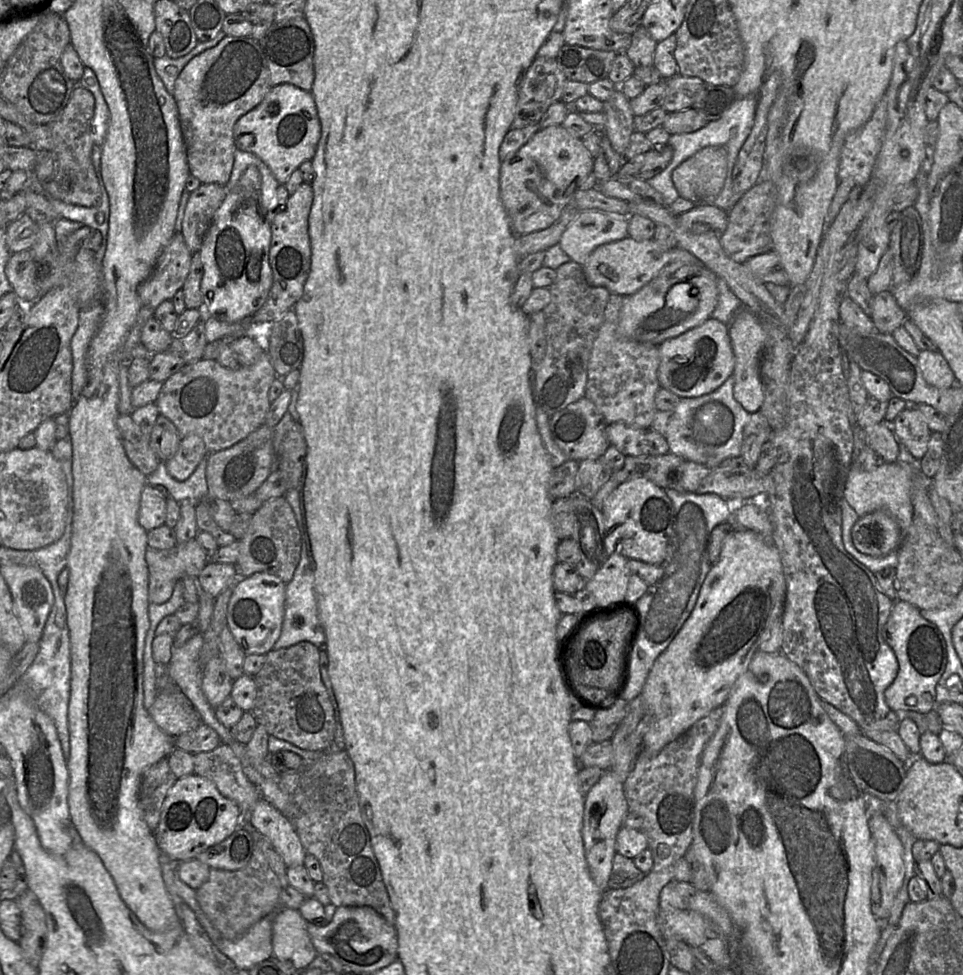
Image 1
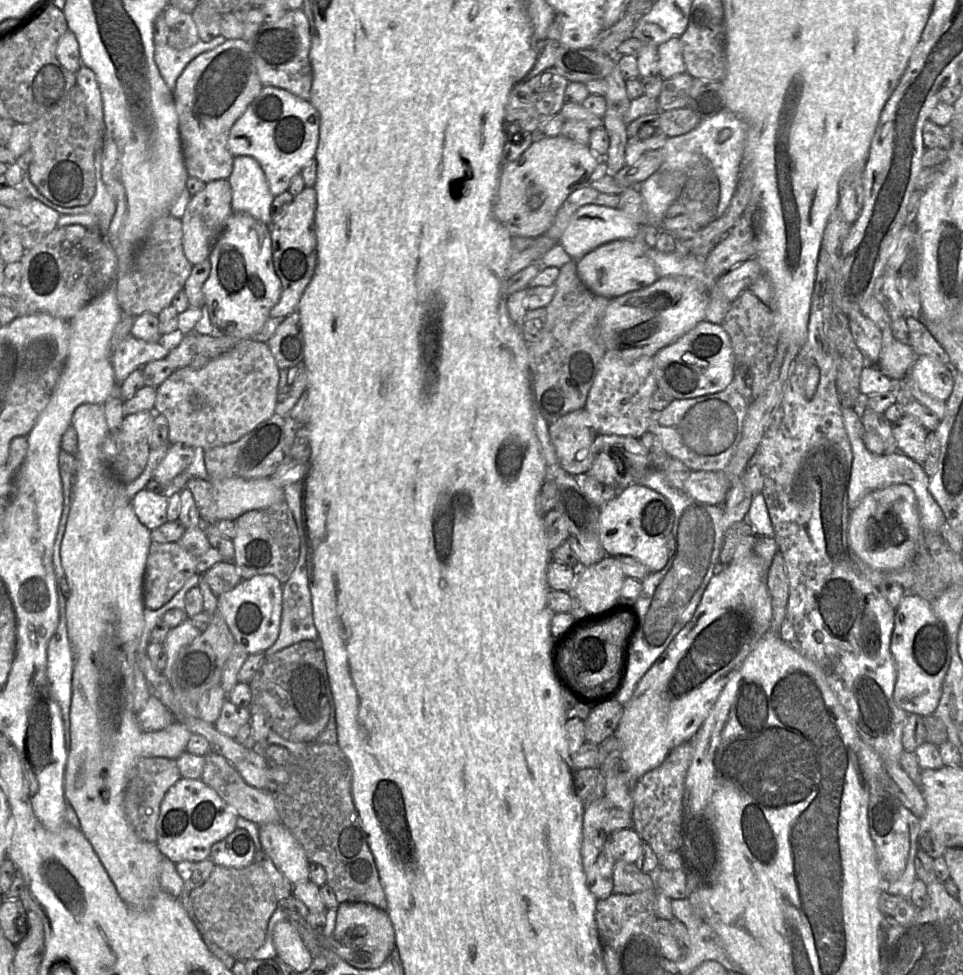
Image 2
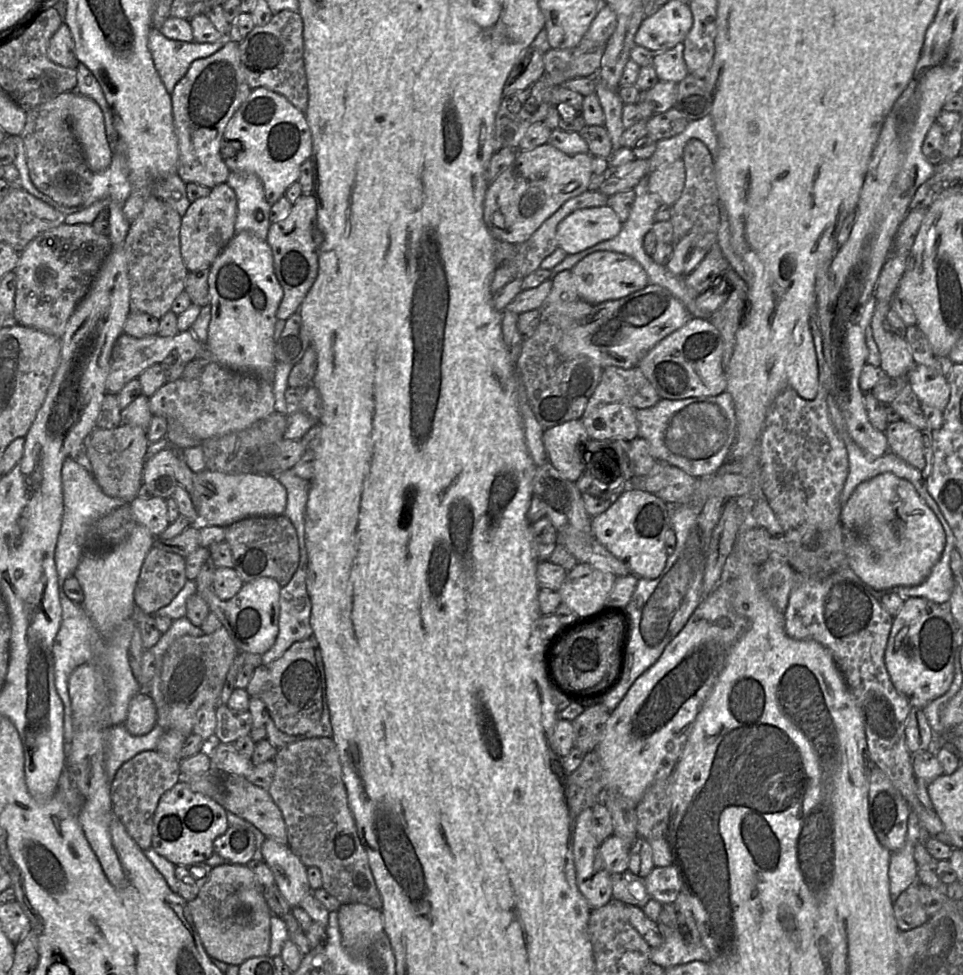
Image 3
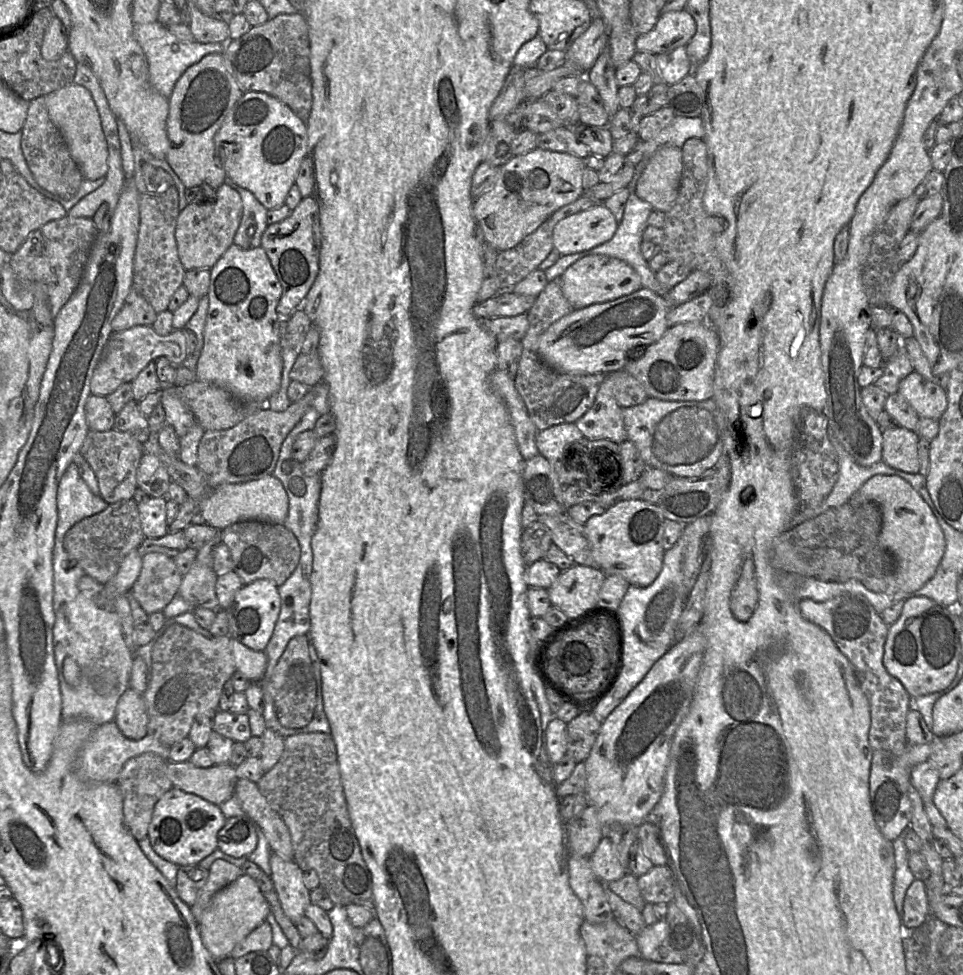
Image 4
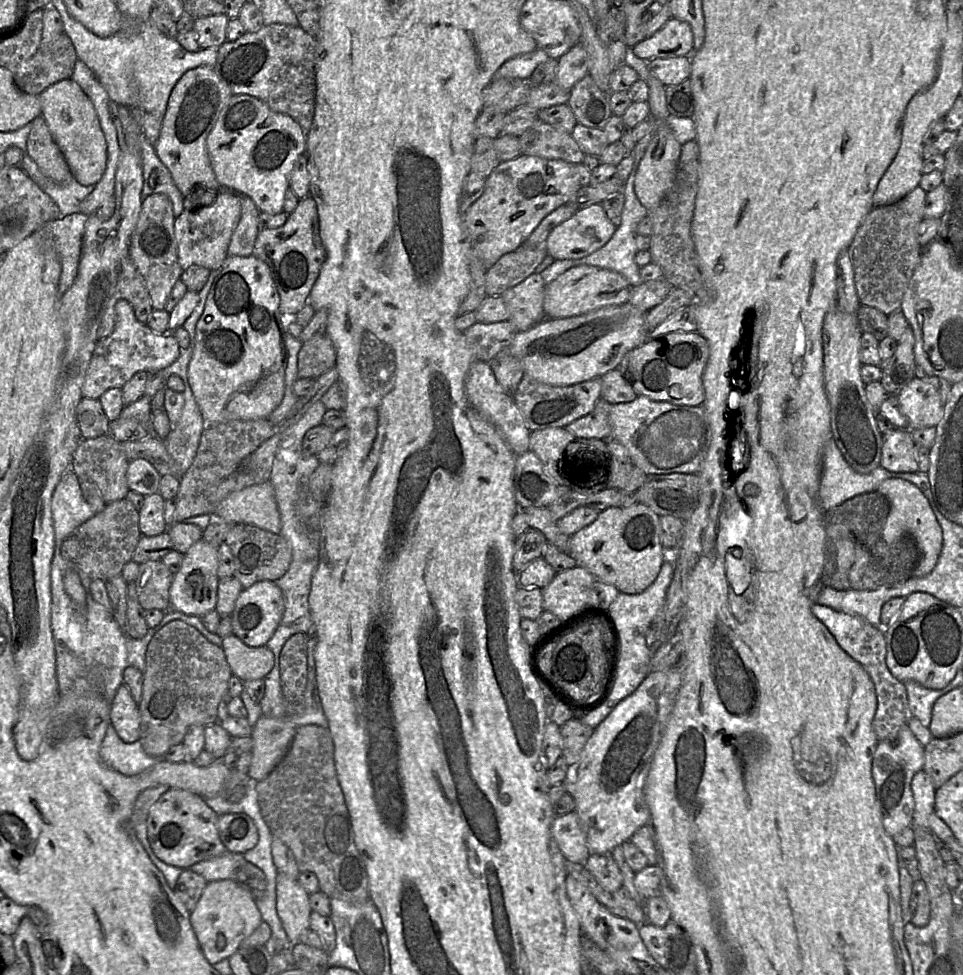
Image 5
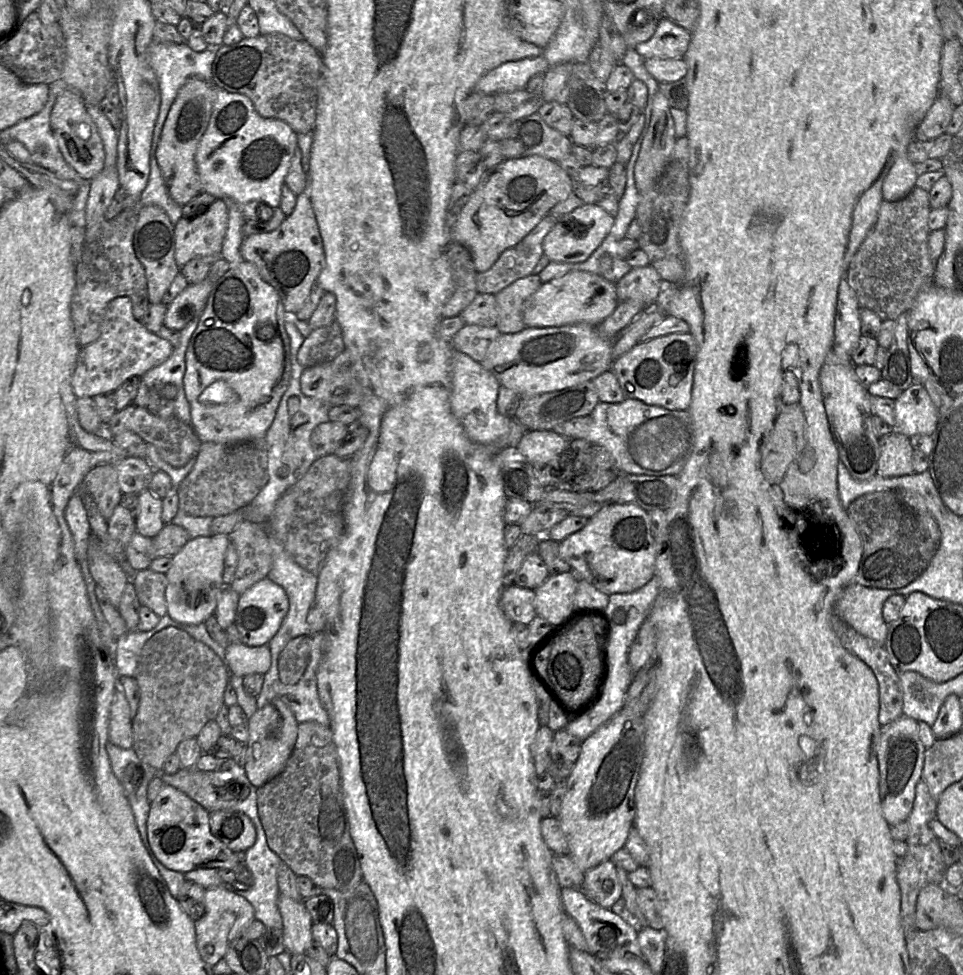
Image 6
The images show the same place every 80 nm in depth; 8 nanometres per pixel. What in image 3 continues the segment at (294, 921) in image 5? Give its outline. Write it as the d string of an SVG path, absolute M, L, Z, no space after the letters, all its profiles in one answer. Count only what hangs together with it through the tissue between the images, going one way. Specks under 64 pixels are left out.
M266 838L263 842L262 854L288 905L291 908L300 906L303 898L312 892L307 867L287 844L278 843L270 838Z

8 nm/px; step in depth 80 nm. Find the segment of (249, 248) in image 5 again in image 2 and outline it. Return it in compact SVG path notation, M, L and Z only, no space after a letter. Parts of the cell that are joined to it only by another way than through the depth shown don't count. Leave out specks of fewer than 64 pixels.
M250 156L234 158L232 173L227 179L232 190L233 212L245 213L269 226L271 224L270 207L274 196L270 192L266 176L260 164Z

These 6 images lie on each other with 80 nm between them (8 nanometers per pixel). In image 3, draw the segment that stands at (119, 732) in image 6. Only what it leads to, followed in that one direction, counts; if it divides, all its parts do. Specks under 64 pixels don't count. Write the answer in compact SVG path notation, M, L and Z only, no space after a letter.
M141 690L131 699L123 725L136 736L149 733L157 725L156 706L147 691Z

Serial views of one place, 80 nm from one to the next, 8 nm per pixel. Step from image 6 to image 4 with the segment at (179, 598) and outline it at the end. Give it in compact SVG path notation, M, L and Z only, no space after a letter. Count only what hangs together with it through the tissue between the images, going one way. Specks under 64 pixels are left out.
M196 560L189 572L183 576L178 594L192 608L219 610L219 601L215 590L217 576L213 567L202 565Z

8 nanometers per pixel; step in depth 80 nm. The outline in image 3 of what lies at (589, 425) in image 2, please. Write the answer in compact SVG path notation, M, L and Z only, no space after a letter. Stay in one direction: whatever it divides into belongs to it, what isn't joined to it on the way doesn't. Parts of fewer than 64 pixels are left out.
M580 419L567 421L543 432L547 460L568 480L575 482L585 470L583 446L590 440Z

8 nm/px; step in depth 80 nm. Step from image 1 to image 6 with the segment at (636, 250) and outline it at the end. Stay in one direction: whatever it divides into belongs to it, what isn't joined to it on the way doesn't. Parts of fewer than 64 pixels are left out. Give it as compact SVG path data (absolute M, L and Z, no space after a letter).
M571 271L542 284L525 303L523 321L527 328L560 327L570 324L598 326L617 308L616 283L584 271Z

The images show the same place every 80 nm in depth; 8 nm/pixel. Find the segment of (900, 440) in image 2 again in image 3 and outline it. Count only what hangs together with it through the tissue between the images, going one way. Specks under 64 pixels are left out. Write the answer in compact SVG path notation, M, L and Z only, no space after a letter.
M900 419L889 423L884 433L889 451L919 470L924 468L922 431Z

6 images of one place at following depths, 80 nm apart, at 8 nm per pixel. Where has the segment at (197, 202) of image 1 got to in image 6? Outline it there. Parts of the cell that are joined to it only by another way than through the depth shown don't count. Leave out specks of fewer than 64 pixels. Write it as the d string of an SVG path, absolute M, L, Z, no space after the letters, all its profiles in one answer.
M216 199L193 218L181 217L174 225L175 261L179 268L196 257L220 256L227 230L229 204Z

